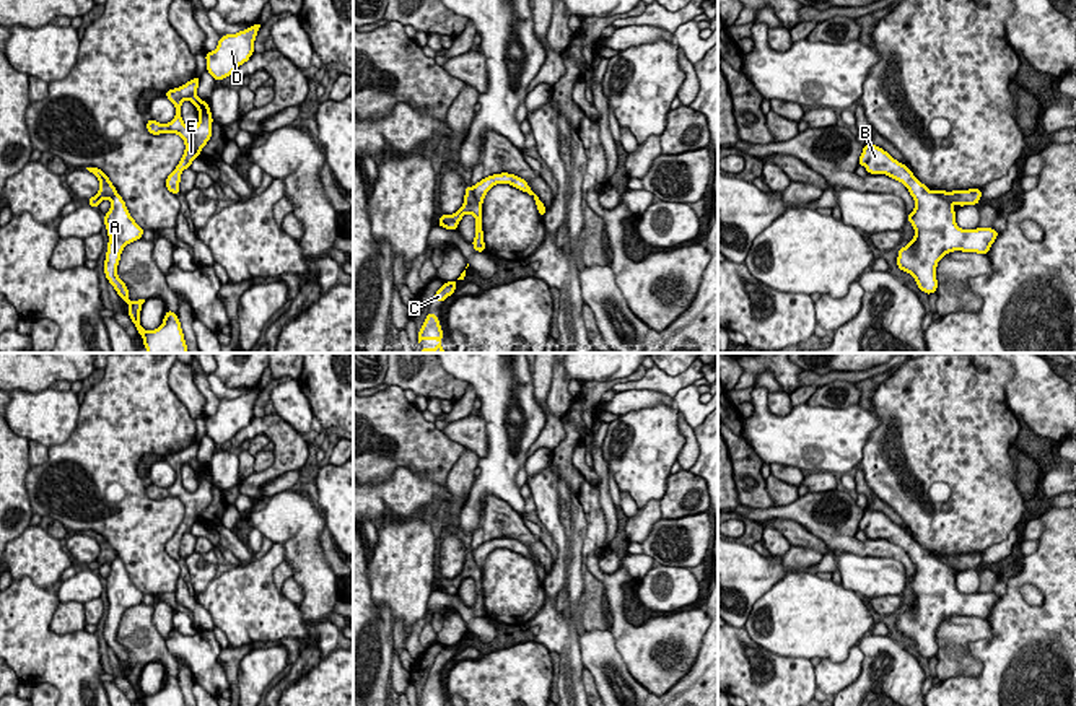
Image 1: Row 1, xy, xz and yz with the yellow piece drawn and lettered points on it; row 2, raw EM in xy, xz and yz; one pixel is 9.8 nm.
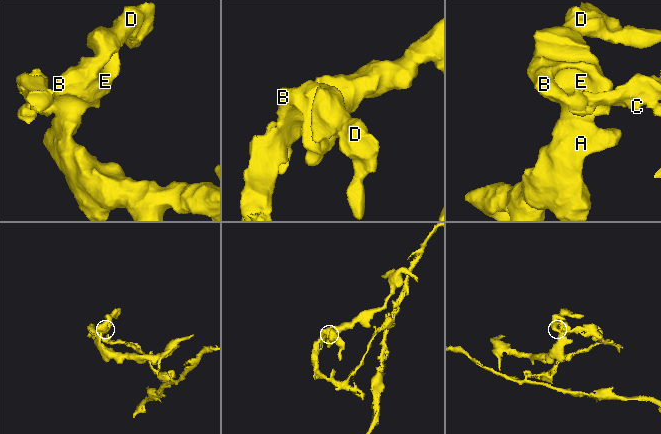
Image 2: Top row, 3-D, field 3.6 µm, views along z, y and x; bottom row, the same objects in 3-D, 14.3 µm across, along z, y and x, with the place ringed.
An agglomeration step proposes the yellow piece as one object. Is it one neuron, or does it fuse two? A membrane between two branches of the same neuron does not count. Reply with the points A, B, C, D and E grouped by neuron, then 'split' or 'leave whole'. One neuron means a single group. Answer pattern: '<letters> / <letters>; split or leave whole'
A B D E / C; split

